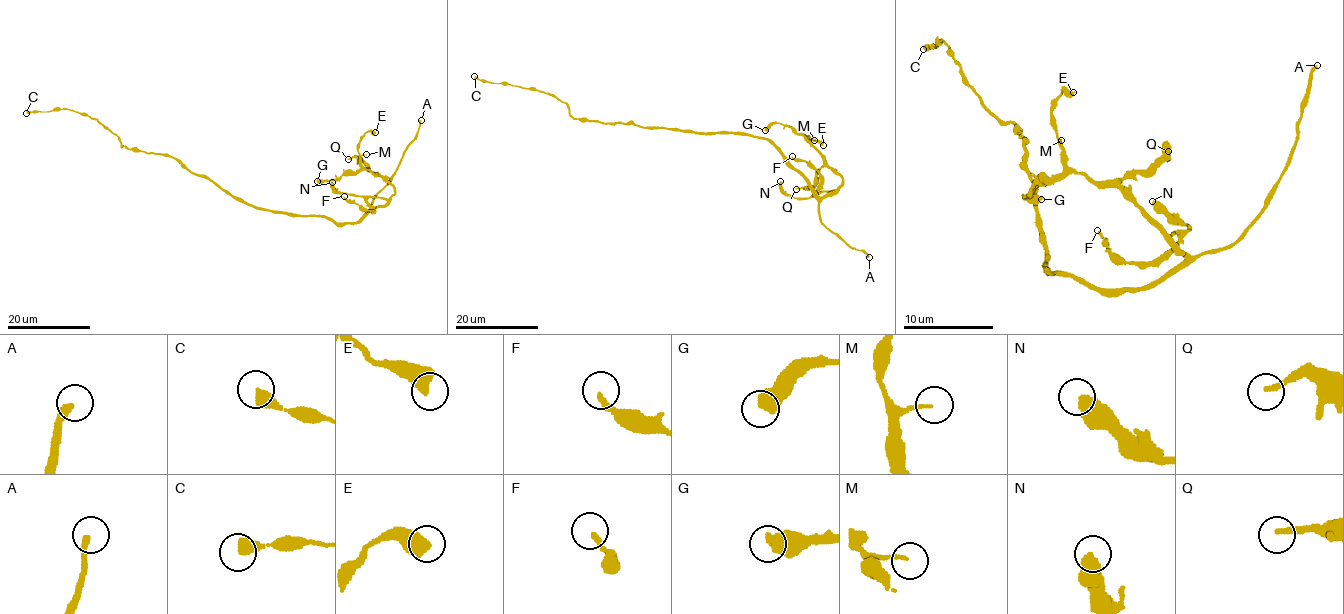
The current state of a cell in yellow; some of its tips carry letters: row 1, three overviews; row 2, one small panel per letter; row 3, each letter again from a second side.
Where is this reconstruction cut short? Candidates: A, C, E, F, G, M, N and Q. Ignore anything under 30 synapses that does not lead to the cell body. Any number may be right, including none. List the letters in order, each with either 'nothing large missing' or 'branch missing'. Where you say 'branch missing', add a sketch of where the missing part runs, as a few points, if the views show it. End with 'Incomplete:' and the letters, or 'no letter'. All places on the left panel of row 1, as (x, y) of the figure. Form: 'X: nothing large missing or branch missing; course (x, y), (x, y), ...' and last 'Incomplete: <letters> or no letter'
A: branch missing
C: nothing large missing
E: nothing large missing
F: nothing large missing
G: nothing large missing
M: nothing large missing
N: nothing large missing
Q: nothing large missing
Incomplete: A

